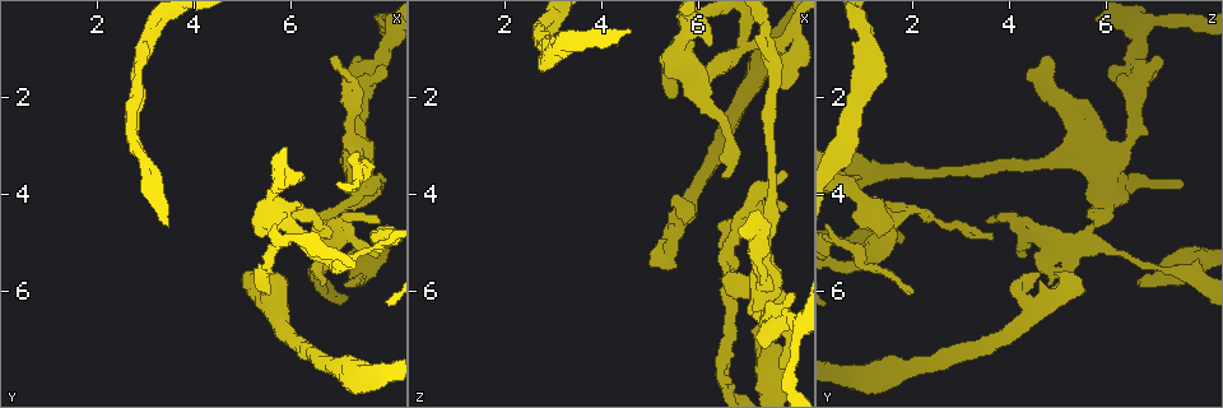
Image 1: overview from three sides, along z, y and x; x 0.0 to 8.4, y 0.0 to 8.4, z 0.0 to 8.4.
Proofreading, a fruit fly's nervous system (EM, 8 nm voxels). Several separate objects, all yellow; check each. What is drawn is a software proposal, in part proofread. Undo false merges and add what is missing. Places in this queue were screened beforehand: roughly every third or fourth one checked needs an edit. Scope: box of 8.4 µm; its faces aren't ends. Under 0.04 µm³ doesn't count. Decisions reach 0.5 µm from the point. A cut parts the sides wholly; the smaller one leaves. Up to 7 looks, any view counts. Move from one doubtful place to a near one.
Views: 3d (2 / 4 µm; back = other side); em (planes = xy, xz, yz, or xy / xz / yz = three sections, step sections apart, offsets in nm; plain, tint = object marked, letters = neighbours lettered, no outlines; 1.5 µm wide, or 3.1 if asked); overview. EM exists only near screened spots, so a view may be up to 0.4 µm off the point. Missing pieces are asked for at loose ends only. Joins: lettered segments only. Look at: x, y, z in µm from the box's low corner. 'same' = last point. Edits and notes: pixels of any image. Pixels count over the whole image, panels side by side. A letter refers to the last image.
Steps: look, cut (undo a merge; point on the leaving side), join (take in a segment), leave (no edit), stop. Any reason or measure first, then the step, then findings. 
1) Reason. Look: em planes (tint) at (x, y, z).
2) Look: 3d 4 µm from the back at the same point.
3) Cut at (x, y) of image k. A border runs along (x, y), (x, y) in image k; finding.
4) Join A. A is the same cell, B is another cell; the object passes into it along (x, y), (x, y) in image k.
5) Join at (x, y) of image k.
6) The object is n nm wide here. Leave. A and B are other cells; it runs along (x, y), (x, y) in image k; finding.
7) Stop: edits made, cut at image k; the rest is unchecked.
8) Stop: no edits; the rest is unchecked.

Branch stops here. Look: em yz step 4 (letters) at (7.35, 5.90, 6.65).

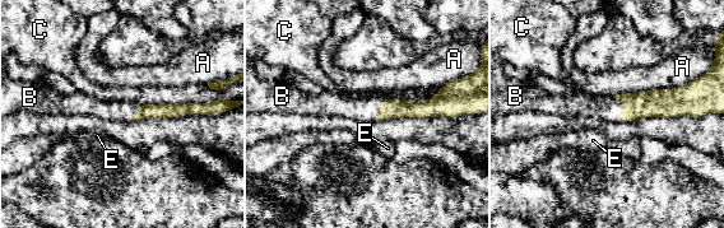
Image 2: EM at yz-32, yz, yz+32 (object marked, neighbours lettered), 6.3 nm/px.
Join B. B is the same cell, A, C and E are other cells; the object passes into it along (659, 102), (623, 106), (604, 107) in image 2; it goes on there.

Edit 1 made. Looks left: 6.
Free end. Look: 3d 4 µm from the back at (7.75, 3.70, 7.55).

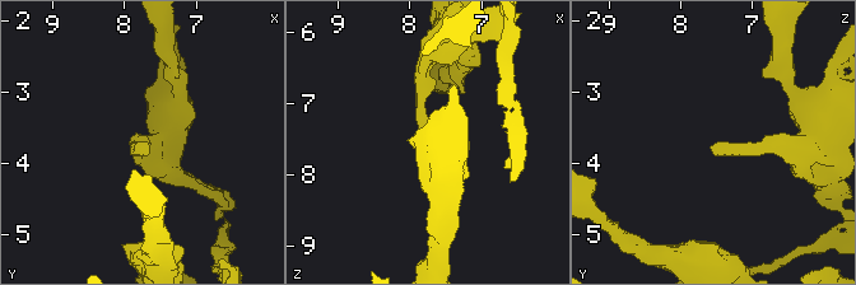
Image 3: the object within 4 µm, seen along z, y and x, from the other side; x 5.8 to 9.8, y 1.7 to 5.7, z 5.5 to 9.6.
Look: em planes (letters) at (7.70, 3.75, 7.55).

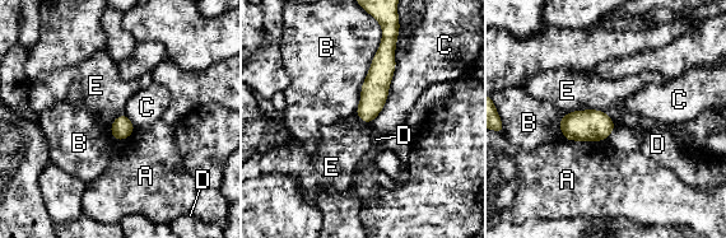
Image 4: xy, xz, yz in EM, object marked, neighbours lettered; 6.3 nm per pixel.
Leave. A, B, C, D and E are other cells; no lettered segment goes on from it.

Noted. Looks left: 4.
Stop: edits made, join at image 2; the rest is unchecked.

